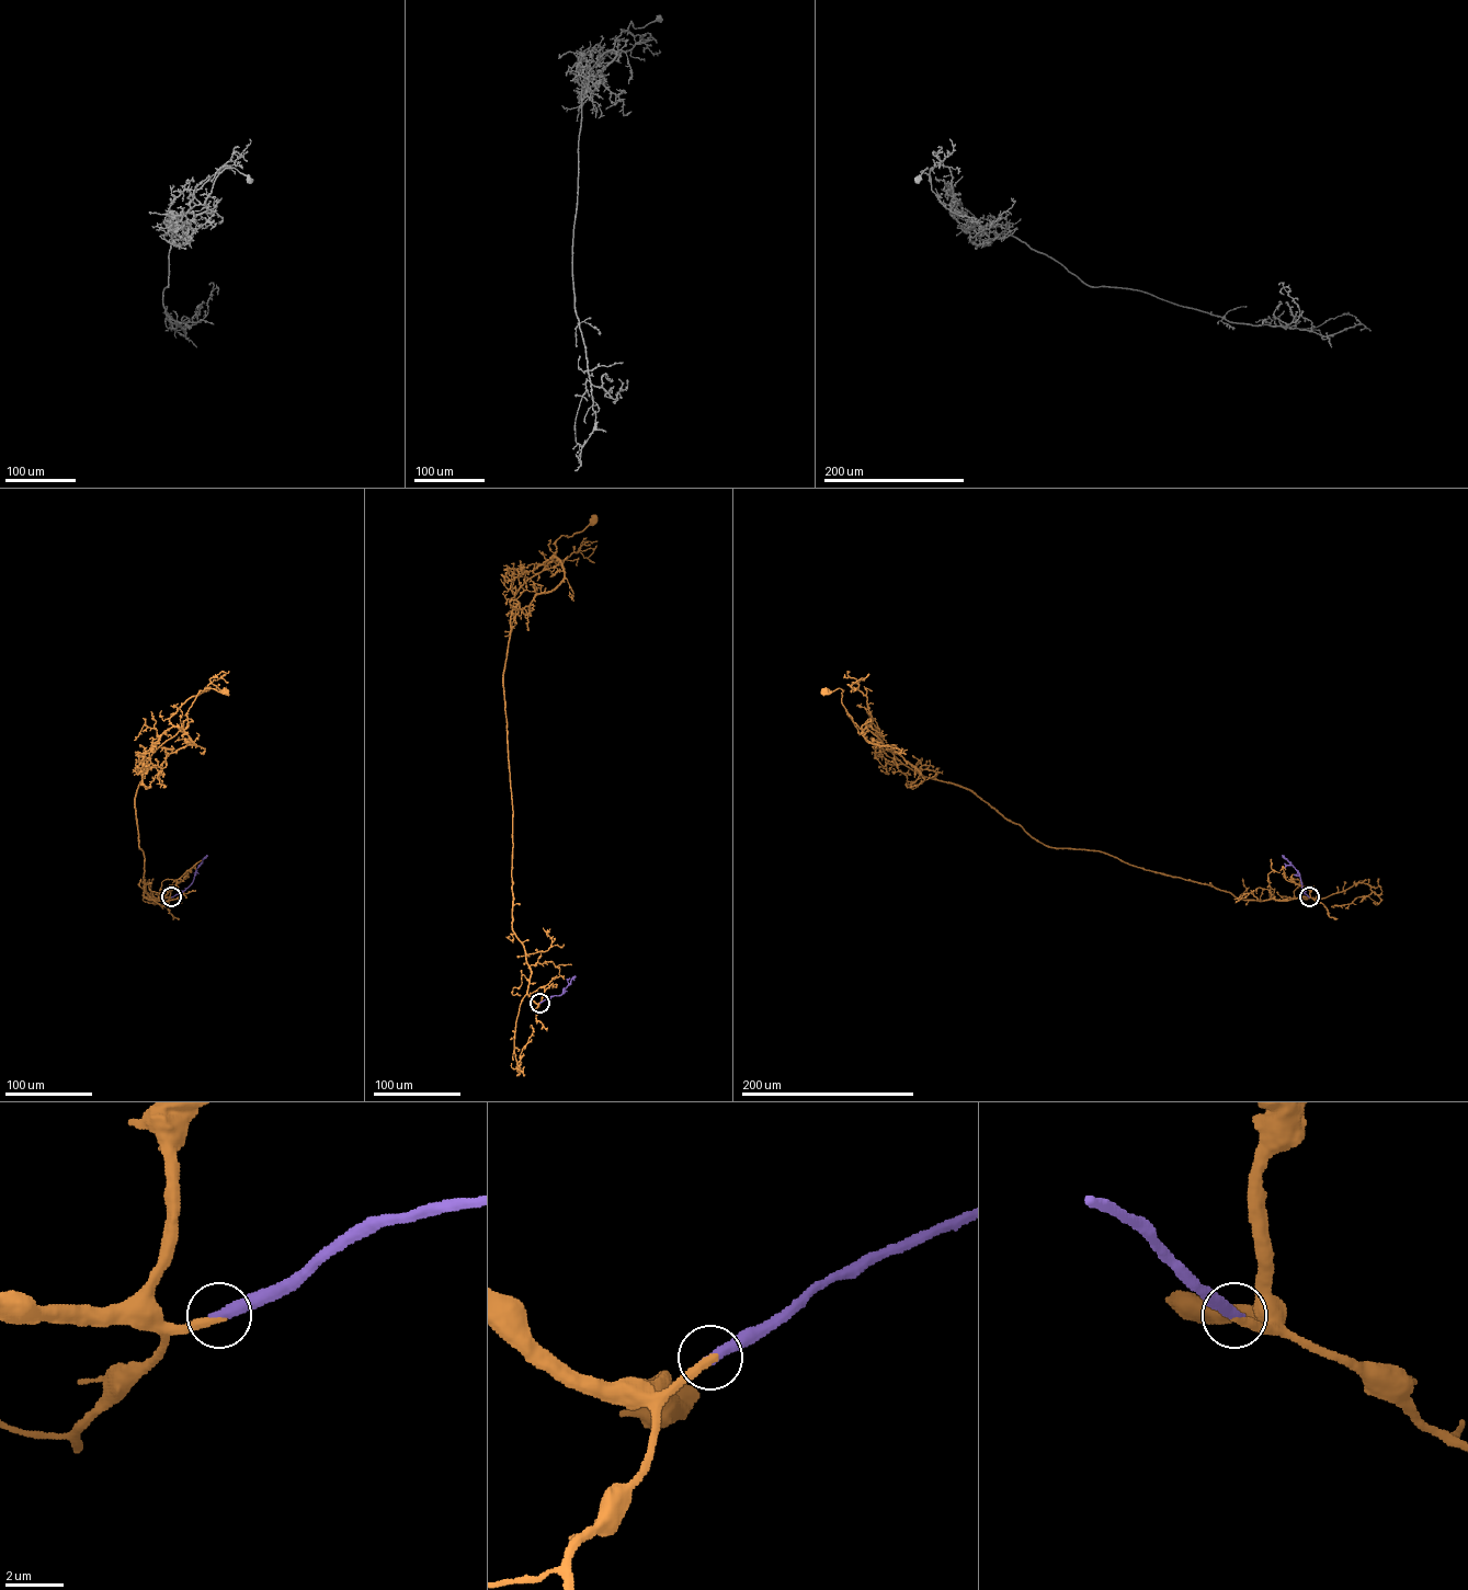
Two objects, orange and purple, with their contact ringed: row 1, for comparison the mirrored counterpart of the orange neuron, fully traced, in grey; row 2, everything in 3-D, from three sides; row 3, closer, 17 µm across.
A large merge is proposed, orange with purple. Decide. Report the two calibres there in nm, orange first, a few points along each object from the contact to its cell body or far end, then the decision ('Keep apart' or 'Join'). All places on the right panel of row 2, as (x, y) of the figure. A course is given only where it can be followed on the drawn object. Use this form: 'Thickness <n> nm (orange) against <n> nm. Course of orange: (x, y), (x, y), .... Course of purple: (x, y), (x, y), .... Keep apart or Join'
Thickness 320 nm (orange) against 400 nm. Course of orange: (1309, 898), (1243, 900), (1048, 847), (968, 789), (920, 775), (895, 745), (868, 742), (843, 690), (824, 691). Course of purple: (1309, 896), (1301, 889), (1299, 873), (1282, 855). Join

